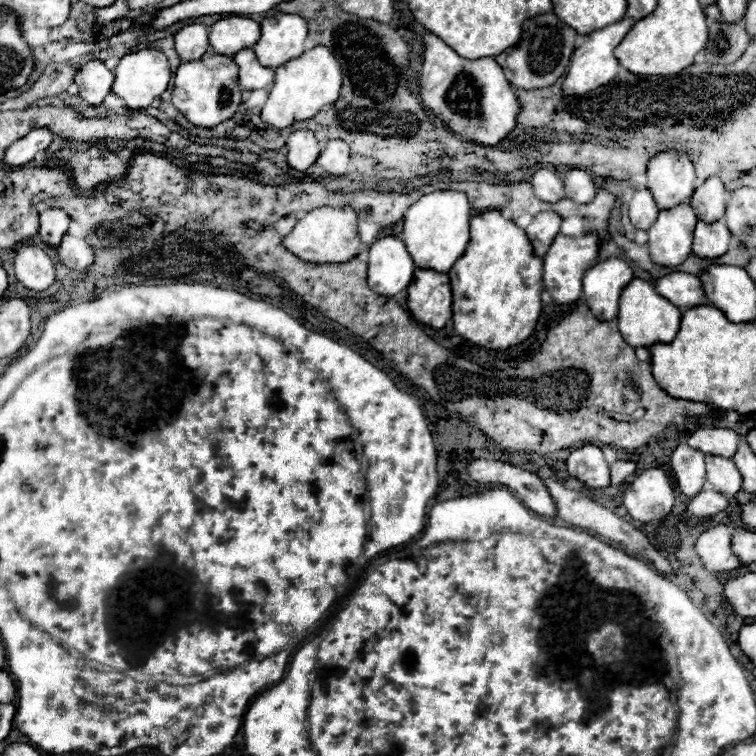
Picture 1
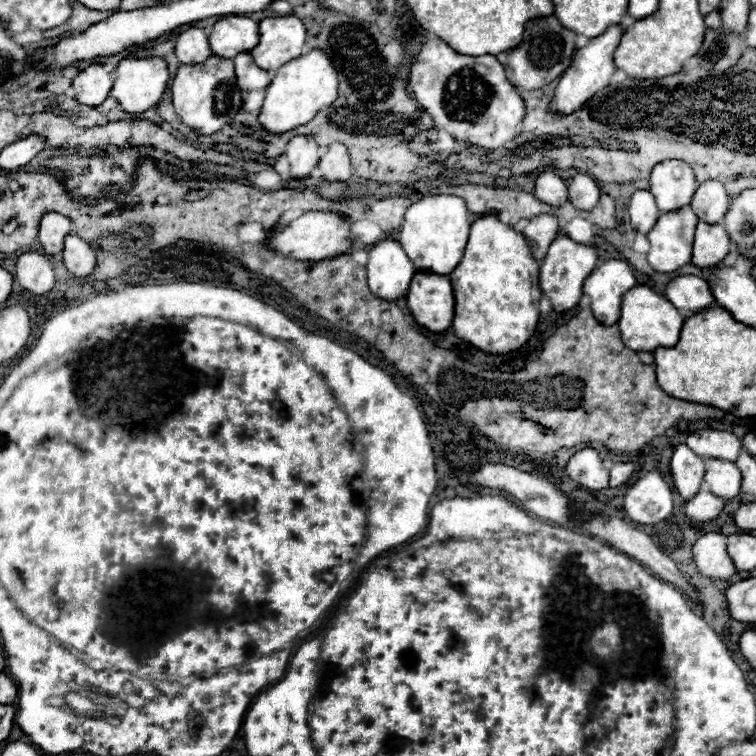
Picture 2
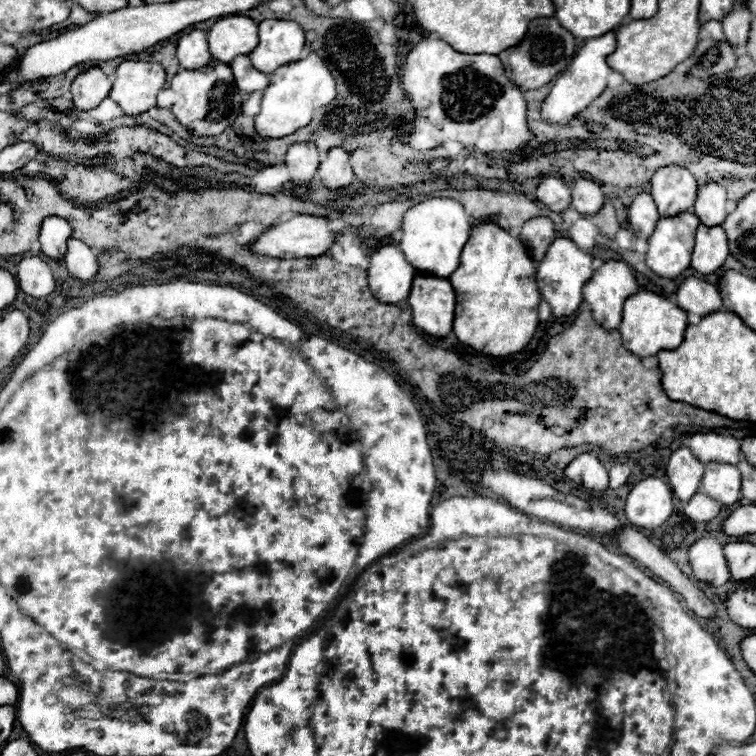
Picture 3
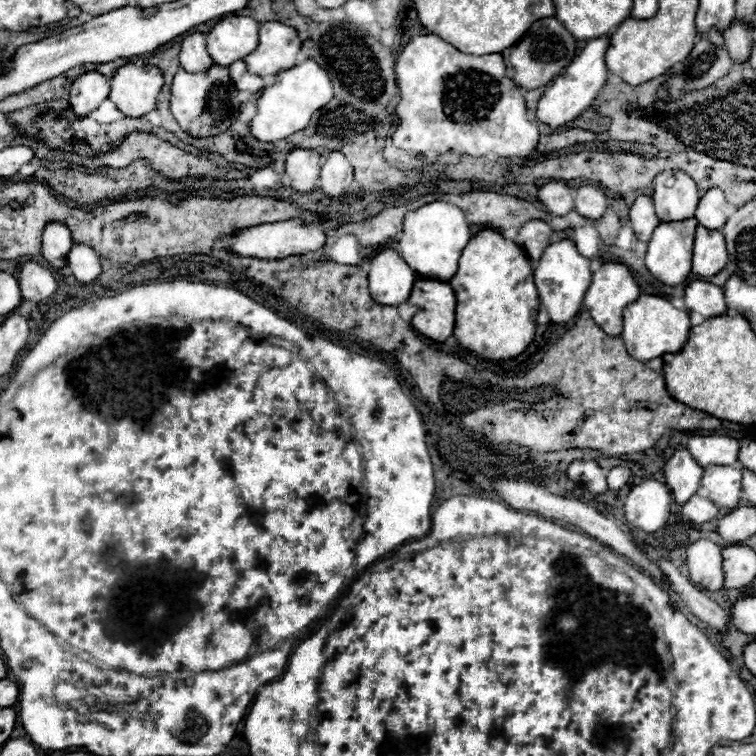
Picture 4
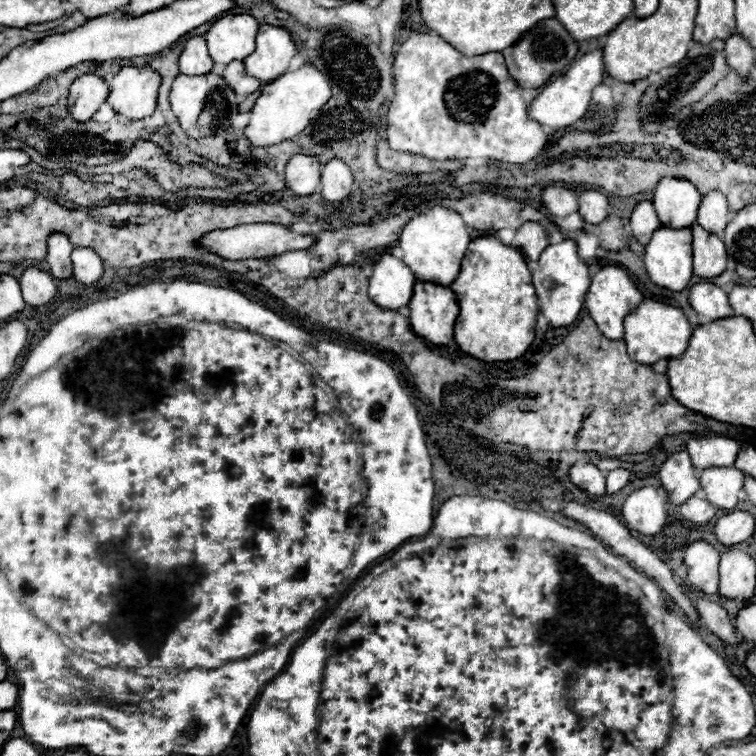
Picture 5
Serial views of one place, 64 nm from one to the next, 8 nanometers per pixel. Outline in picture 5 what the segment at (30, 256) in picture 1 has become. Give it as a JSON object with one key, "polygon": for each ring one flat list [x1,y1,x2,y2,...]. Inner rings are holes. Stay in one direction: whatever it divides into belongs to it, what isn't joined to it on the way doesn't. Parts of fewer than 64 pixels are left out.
{"polygon":[[28,268,22,274,20,288,26,304,30,306,44,306,58,294,54,278,48,272,42,272,36,268]]}

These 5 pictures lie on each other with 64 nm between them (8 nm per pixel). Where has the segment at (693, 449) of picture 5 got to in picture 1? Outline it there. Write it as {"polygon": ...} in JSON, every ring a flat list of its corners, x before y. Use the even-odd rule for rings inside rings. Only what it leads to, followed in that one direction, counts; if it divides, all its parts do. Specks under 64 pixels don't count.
{"polygon":[[704,428,696,430,686,440,686,444,690,444,690,448,700,450,706,456,710,454,710,456,734,458,740,444,740,436,730,428]]}

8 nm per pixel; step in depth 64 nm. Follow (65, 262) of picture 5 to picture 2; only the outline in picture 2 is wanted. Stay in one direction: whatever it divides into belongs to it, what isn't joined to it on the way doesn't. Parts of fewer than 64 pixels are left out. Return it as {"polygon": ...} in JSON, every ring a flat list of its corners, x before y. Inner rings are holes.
{"polygon":[[48,212,40,220,38,240,46,254,56,256,64,250,64,238,70,234,70,220,58,212]]}

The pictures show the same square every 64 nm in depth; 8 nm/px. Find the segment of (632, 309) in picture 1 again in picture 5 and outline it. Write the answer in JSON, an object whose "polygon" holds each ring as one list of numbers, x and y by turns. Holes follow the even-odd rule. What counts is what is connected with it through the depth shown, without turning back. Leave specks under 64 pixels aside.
{"polygon":[[644,300,640,308,634,310,630,316,626,316,624,320,624,342,630,352,630,358,646,366,656,364,662,358,682,356,688,348,690,336,692,336,692,328,686,314,680,308,656,300]]}

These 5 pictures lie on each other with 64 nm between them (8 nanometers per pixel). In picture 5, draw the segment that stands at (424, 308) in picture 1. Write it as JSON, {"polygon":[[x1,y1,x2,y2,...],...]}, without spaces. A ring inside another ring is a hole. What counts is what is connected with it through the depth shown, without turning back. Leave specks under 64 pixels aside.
{"polygon":[[416,282,410,308,410,328,432,344,446,346,454,334,458,300,450,288]]}

